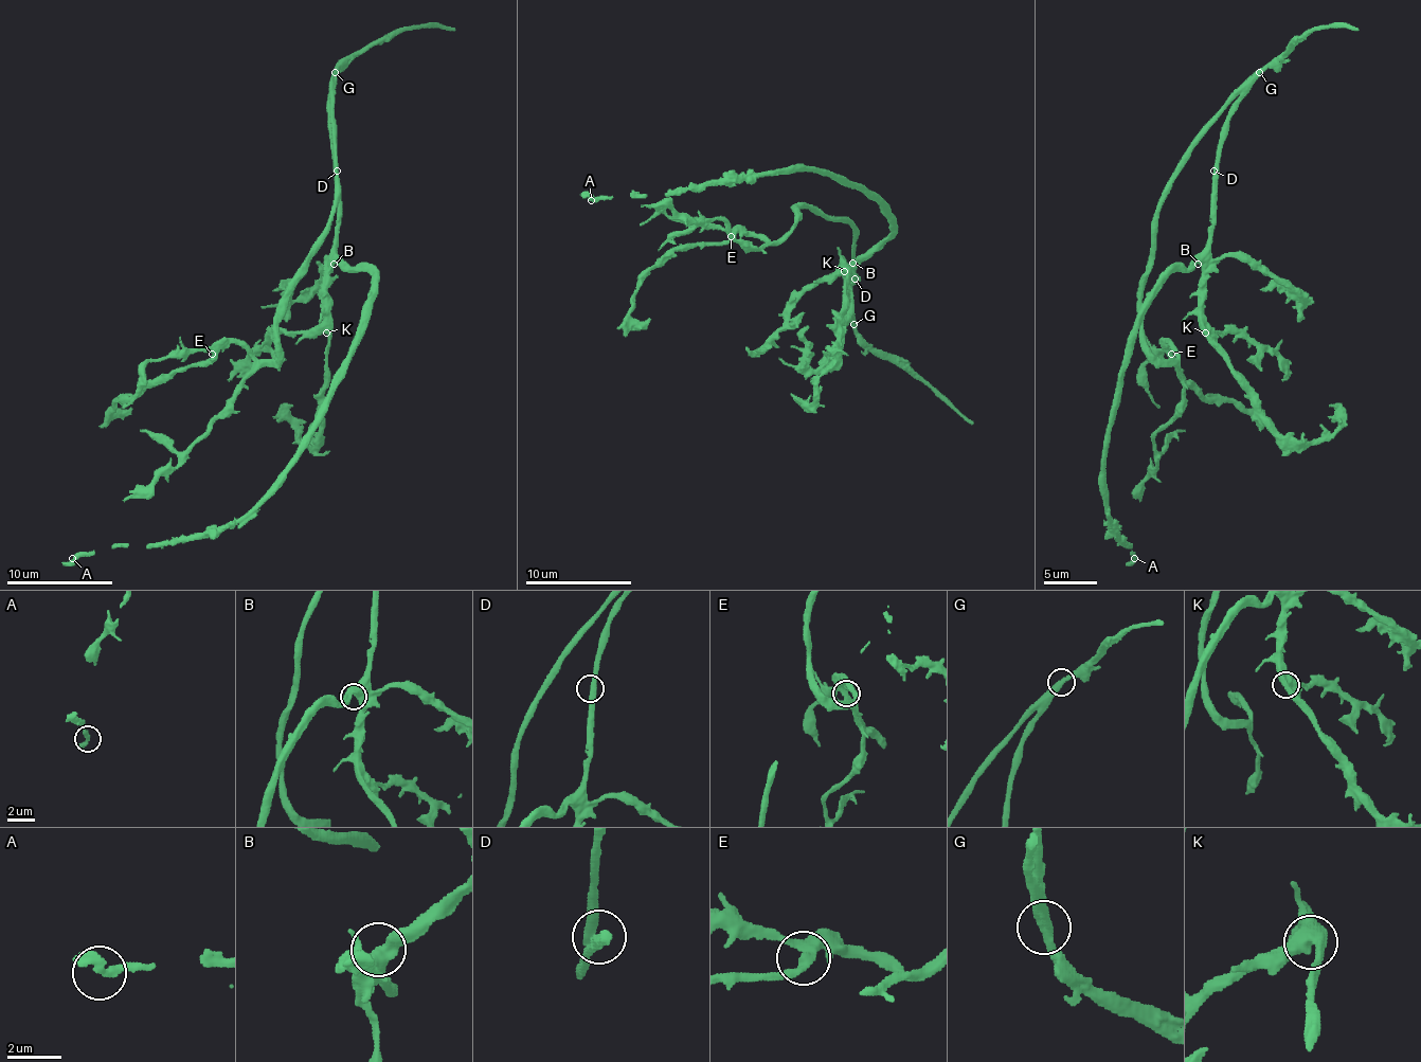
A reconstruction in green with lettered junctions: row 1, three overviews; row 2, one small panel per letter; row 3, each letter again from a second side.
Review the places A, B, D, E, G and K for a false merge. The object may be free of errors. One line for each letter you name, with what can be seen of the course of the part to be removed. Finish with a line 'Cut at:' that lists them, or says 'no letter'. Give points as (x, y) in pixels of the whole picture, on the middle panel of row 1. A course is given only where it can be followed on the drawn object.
G: Course of the part to remove: (852, 324), (852, 226), (796, 208), (794, 226), (775, 245), (741, 234), (672, 250), (643, 278), (625, 337)
Cut at: G

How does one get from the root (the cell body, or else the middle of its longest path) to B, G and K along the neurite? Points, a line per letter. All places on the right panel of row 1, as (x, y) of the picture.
B: (1219, 170), (1210, 250), (1198, 264)
G: (1219, 170), (1221, 128), (1240, 91), (1258, 72)
K: (1219, 170), (1216, 221), (1203, 287), (1205, 332)

